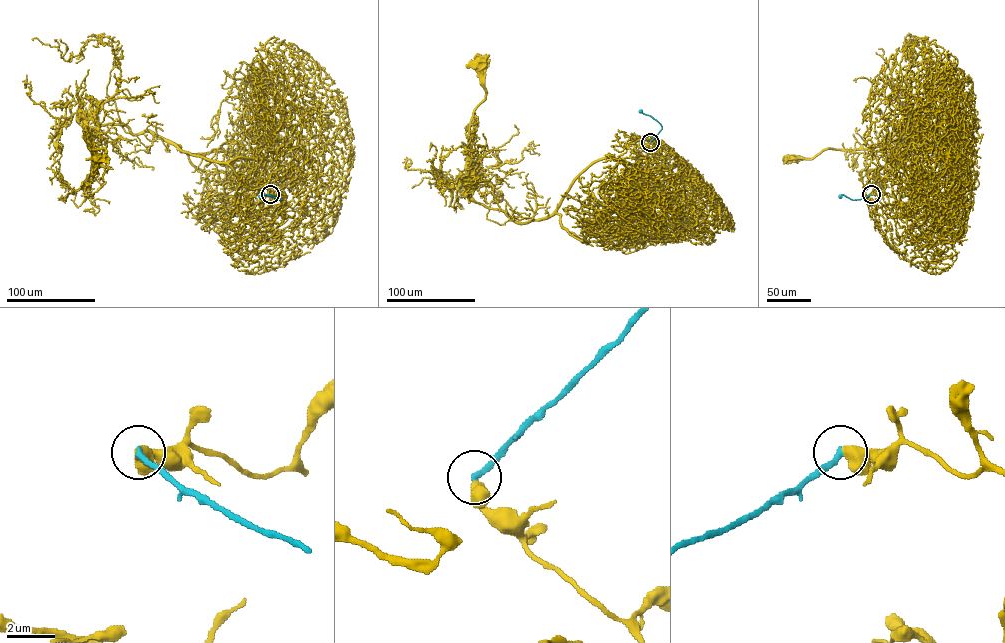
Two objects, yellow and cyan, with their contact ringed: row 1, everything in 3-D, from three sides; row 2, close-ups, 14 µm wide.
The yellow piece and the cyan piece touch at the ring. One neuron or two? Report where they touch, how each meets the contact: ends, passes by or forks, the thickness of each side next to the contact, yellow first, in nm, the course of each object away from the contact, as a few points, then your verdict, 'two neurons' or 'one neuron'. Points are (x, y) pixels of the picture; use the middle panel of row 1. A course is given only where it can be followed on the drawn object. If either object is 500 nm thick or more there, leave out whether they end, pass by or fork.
at (650, 142); yellow passes by; cyan ends there; 400 nm thick on the yellow side, 260 nm on the other; yellow runs (650, 141), (664, 161), (641, 188), (608, 156), (549, 215), (517, 222), (485, 207), (463, 181), (482, 61); cyan runs (650, 141), (662, 126), (640, 111); two neurons

